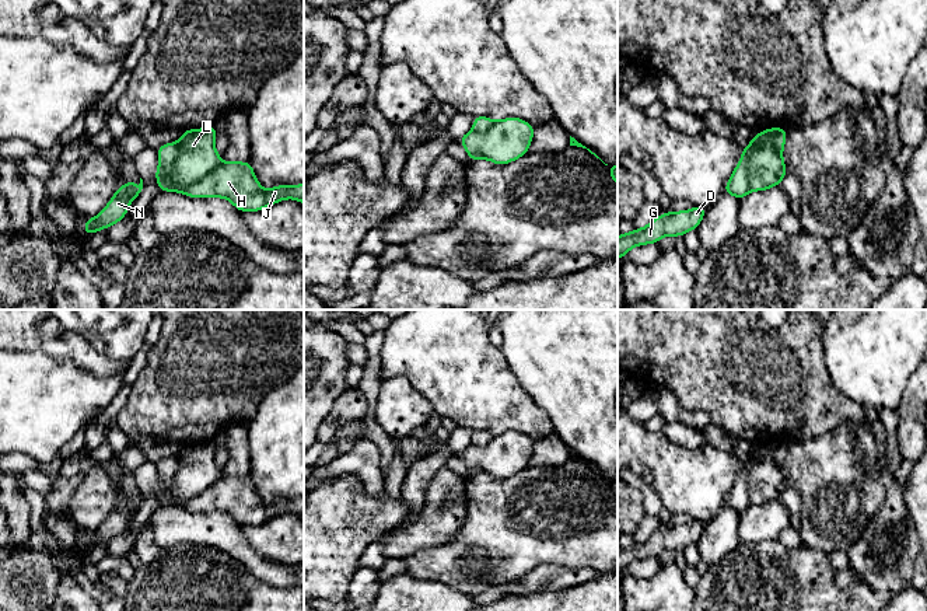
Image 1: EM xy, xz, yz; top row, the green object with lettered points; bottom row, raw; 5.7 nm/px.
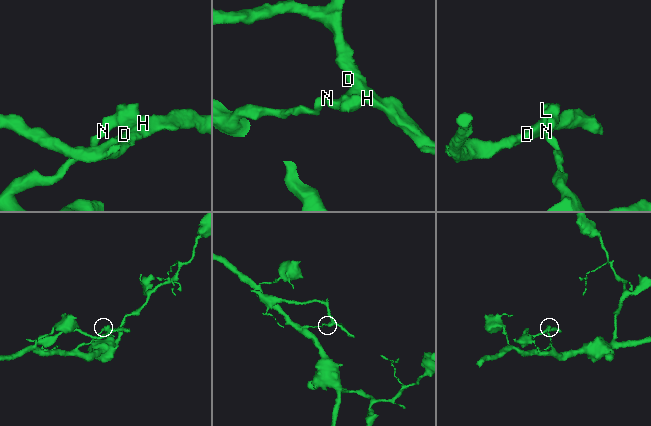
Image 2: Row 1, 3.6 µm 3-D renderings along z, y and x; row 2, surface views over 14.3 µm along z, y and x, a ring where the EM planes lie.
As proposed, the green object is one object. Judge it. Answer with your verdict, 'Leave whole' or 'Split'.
Split

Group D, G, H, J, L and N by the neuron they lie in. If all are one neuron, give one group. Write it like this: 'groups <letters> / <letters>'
groups D G H J / L N

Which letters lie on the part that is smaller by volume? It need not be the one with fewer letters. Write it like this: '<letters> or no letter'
D, G, H, J

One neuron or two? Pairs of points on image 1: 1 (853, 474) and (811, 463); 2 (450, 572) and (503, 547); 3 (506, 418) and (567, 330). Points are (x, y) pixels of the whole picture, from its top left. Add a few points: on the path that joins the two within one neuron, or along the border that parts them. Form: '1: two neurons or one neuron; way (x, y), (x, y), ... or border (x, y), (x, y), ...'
1: one neuron; way (843, 474), (821, 470)
2: one neuron; way (462, 564), (474, 561), (490, 548)
3: two neurons; border (507, 362), (521, 387), (546, 414)

